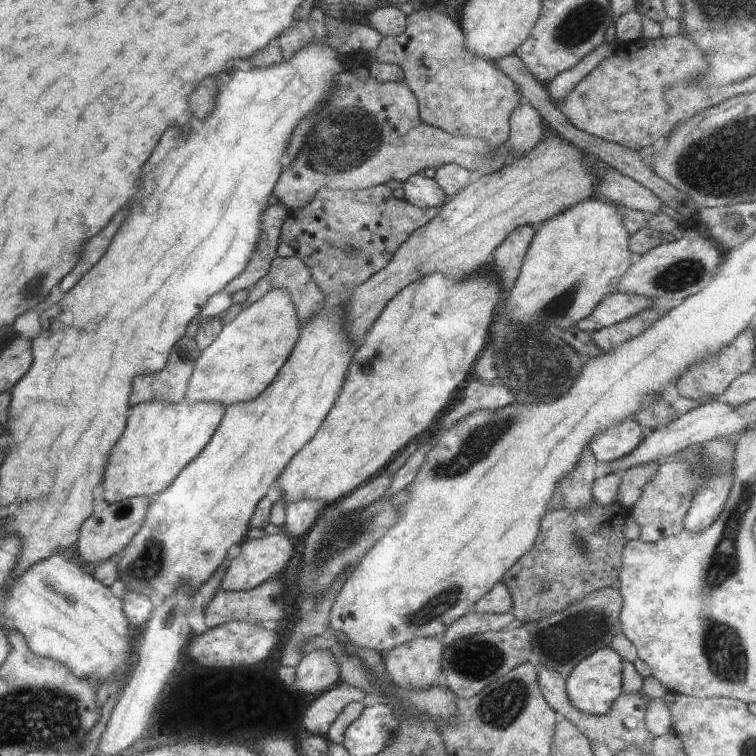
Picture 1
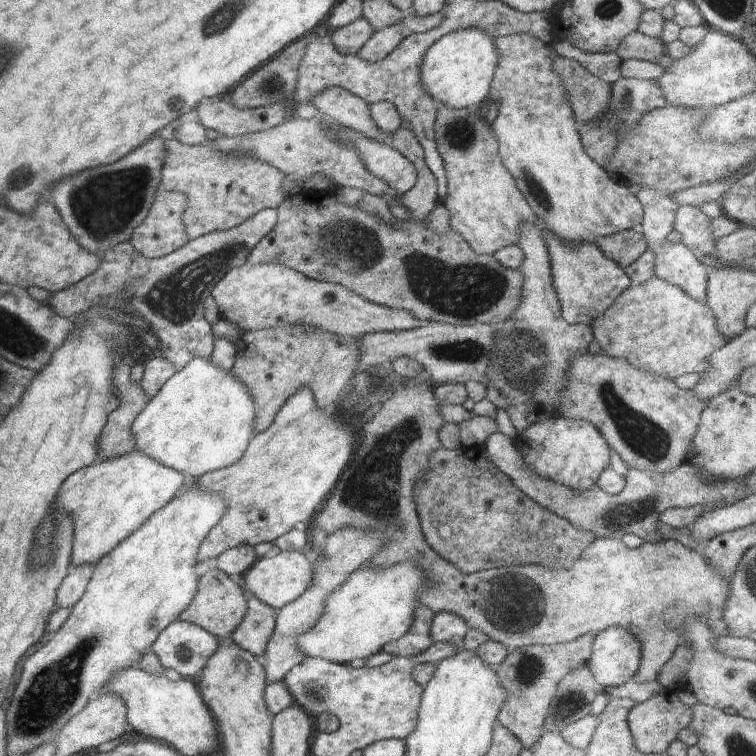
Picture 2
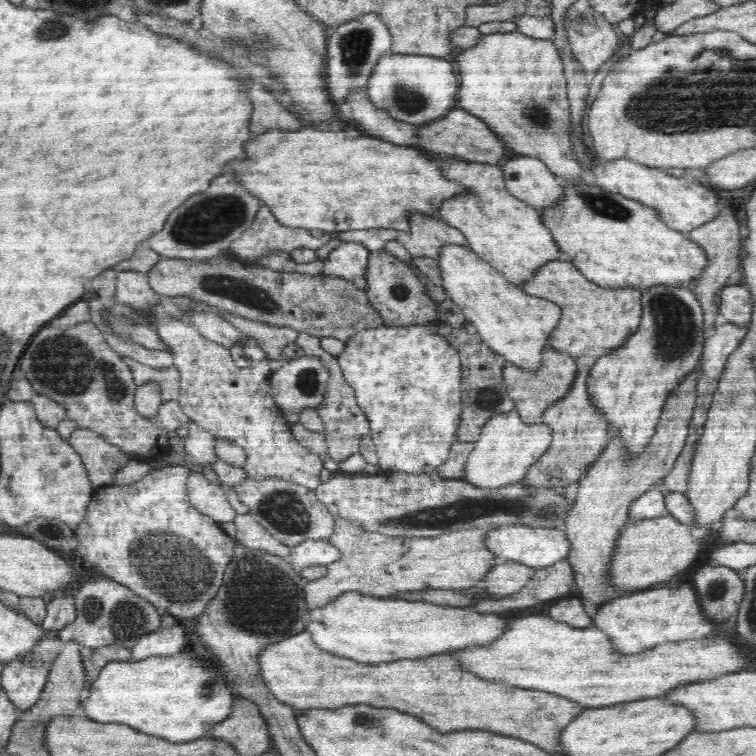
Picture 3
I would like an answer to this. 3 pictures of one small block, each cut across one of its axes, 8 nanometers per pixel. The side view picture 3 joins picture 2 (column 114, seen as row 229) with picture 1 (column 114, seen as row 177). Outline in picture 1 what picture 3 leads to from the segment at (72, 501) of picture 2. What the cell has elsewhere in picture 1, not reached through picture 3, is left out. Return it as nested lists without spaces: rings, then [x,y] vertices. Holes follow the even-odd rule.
[[[146,402],[132,406],[127,432],[116,442],[106,468],[106,477],[100,486],[99,498],[114,504],[131,498],[159,495],[204,450],[226,409],[220,402]]]

